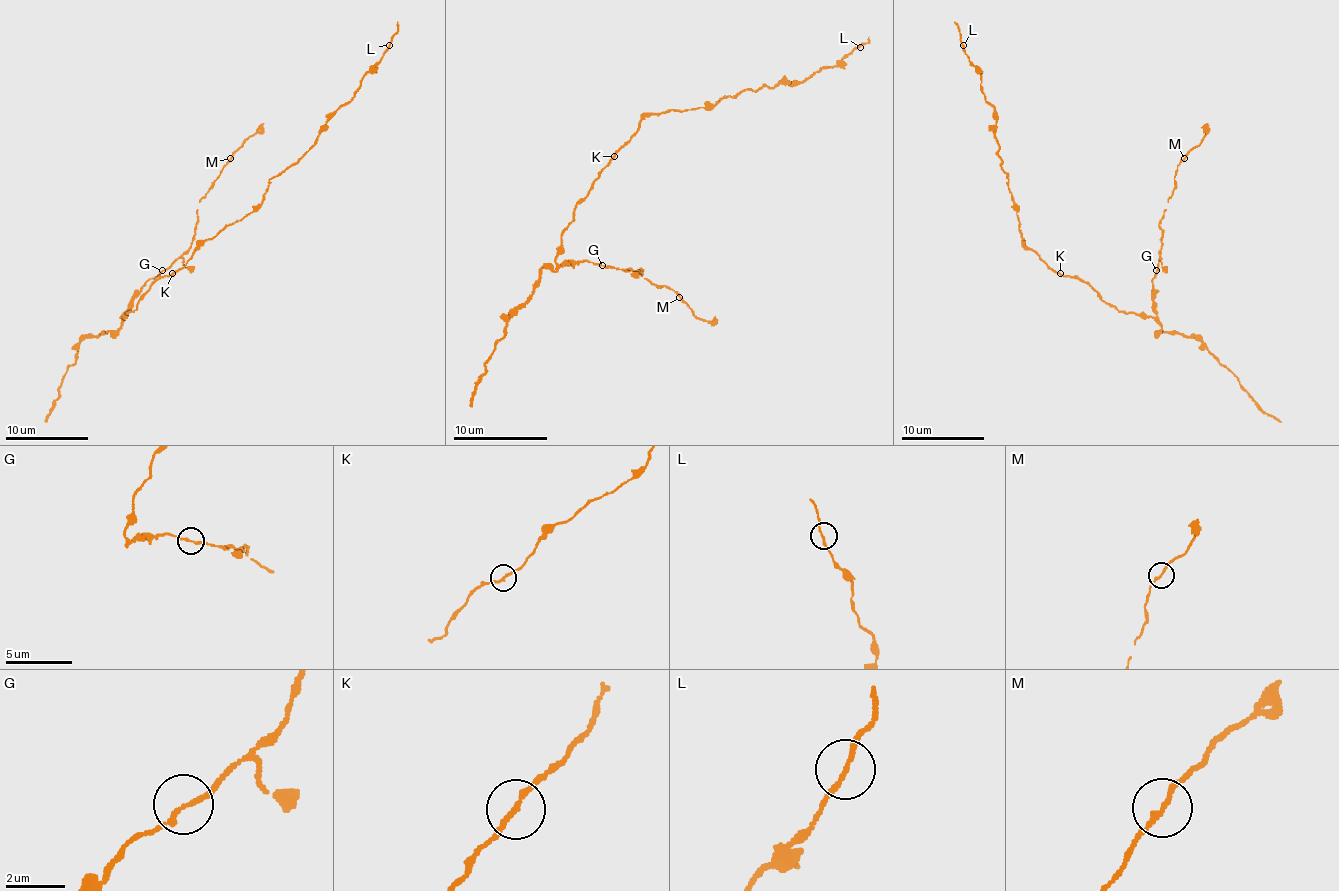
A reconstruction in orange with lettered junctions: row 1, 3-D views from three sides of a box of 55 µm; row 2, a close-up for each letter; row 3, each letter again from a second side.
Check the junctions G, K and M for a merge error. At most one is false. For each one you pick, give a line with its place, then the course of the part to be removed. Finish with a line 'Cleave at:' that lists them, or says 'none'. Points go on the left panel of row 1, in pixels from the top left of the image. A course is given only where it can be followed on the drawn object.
Cleave at: none

